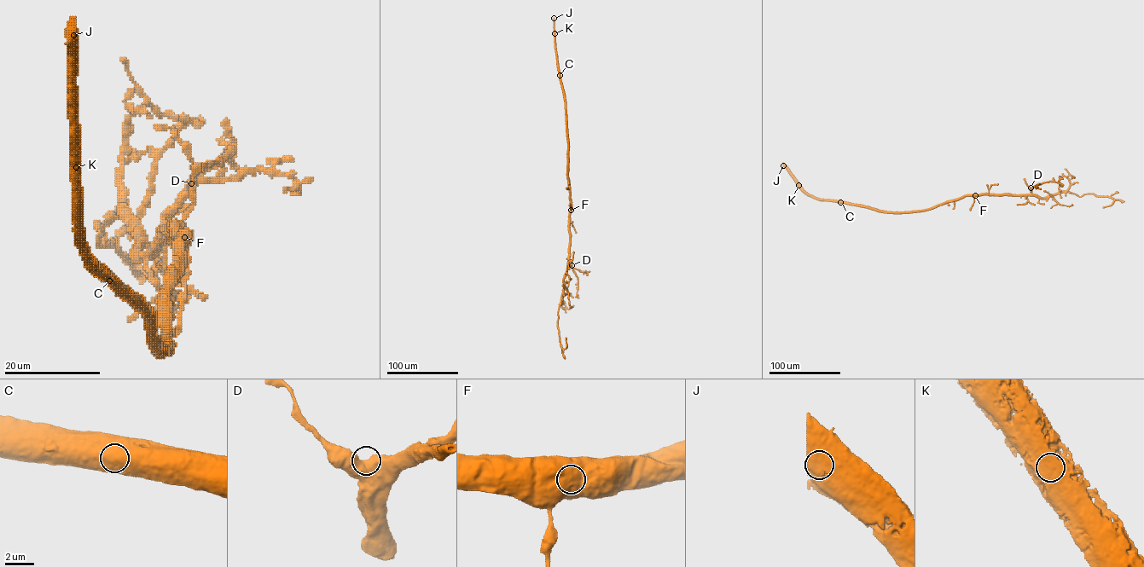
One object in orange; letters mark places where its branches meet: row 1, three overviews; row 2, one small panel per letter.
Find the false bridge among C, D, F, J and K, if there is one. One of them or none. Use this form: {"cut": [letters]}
{"cut": []}

